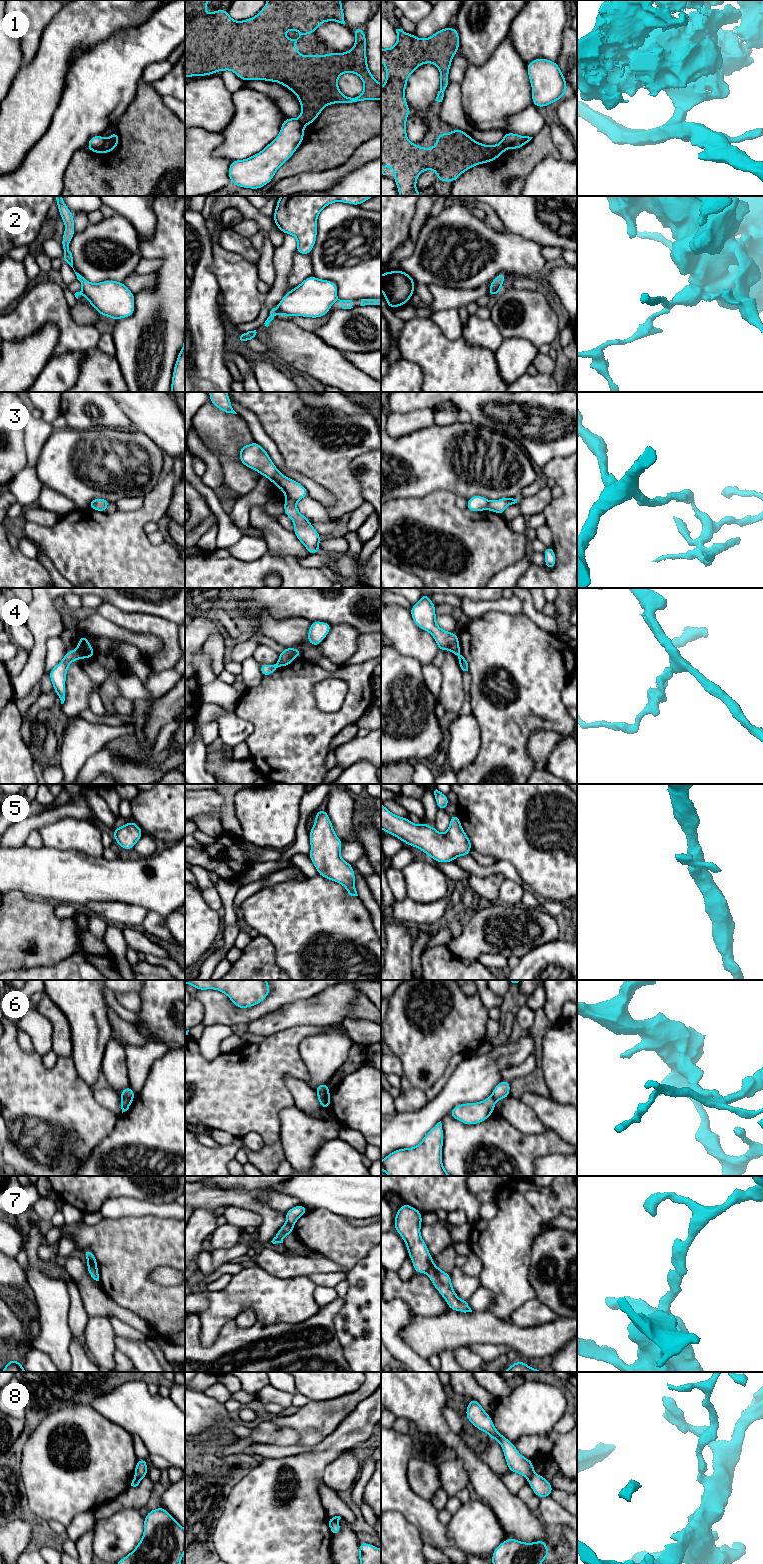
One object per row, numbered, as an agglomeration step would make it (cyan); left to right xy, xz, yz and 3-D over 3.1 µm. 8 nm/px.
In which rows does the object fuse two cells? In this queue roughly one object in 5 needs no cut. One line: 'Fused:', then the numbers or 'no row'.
Fused: 1, 2, 3, 4, 6, 7, 8

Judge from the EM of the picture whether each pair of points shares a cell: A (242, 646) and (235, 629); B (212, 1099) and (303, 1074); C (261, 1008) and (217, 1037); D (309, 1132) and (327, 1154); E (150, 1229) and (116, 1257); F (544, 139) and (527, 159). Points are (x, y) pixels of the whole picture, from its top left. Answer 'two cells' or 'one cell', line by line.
A: two cells
B: one cell
C: two cells
D: two cells
E: one cell
F: one cell

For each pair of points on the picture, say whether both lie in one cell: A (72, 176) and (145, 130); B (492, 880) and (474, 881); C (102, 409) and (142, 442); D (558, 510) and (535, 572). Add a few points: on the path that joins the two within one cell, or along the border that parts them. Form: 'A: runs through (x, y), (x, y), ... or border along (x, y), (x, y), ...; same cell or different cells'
A: runs through (93, 176), (112, 176), (137, 151); same cell
B: runs through (488, 881), (478, 881); same cell
C: border along (133, 427), (117, 430), (103, 429); different cells
D: runs through (563, 530), (563, 563), (555, 571); same cell

